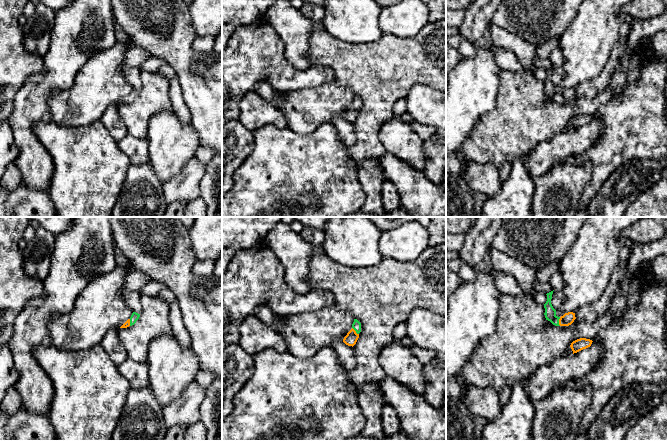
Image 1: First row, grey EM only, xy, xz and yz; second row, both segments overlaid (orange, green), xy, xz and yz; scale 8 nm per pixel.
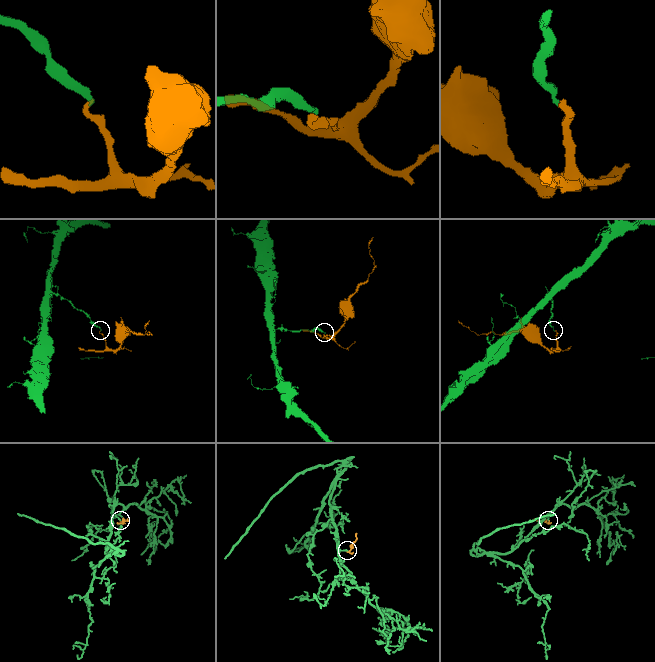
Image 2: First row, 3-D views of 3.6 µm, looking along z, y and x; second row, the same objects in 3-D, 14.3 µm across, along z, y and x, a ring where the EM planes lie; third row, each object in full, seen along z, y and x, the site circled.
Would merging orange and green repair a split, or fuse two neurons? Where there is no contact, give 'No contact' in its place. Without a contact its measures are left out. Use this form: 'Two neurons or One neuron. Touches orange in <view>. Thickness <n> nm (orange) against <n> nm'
One neuron. Touches orange in yz. Thickness 100 nm (orange) against 100 nm

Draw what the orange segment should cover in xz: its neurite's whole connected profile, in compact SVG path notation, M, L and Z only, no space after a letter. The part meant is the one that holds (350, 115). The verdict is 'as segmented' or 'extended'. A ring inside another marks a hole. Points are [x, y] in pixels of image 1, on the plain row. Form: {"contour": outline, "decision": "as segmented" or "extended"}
{"contour": "M354 95L352 100L352 105L344 113L343 118L348 122L354 122L359 114L359 109L361 108L361 99Z", "decision": "extended"}

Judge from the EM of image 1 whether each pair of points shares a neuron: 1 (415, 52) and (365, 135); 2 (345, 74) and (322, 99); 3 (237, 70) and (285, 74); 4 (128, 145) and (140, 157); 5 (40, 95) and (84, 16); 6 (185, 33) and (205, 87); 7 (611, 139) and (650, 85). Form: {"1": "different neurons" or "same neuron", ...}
{"1": "same neuron", "2": "different neurons", "3": "same neuron", "4": "same neuron", "5": "same neuron", "6": "same neuron", "7": "same neuron"}

